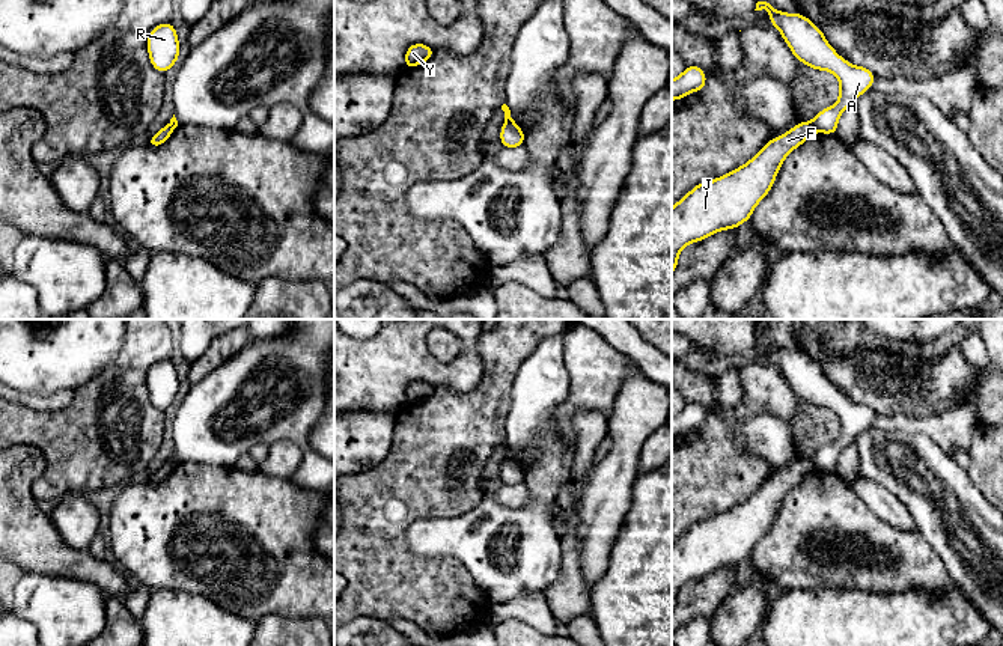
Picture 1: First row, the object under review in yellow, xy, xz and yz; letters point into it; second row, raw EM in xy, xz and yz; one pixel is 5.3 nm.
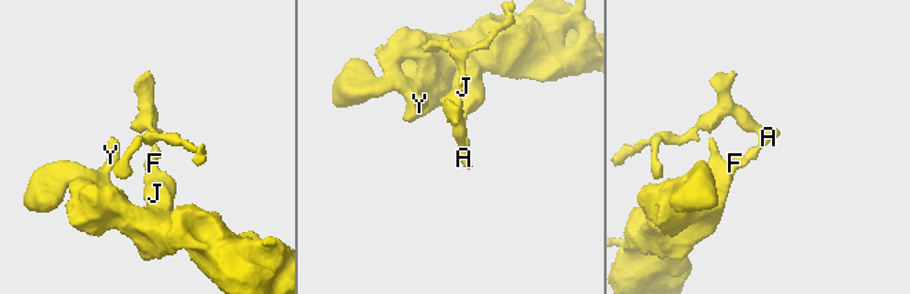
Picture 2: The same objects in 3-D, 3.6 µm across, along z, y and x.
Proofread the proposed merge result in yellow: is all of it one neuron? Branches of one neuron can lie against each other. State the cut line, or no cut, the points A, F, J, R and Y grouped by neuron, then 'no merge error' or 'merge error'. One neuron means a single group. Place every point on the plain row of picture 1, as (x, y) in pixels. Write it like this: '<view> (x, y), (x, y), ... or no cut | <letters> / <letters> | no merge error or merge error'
yz (810, 460), (817, 467) | A R / F J Y | merge error

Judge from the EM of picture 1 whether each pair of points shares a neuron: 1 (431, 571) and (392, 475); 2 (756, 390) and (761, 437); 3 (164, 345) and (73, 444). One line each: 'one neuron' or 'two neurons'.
1: one neuron
2: two neurons
3: one neuron

